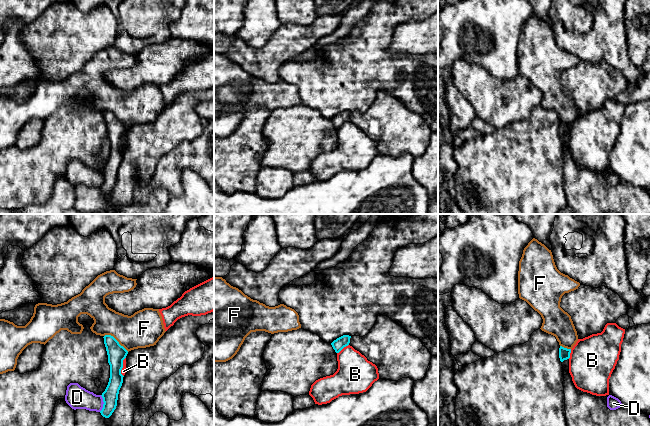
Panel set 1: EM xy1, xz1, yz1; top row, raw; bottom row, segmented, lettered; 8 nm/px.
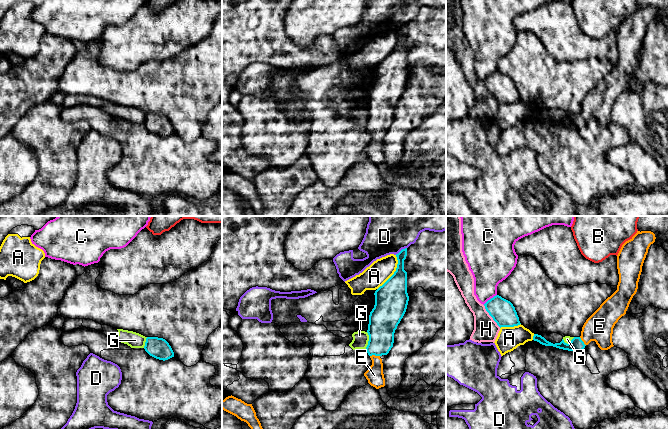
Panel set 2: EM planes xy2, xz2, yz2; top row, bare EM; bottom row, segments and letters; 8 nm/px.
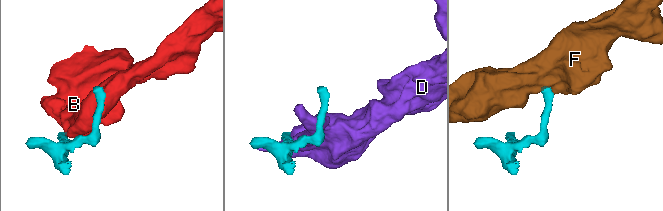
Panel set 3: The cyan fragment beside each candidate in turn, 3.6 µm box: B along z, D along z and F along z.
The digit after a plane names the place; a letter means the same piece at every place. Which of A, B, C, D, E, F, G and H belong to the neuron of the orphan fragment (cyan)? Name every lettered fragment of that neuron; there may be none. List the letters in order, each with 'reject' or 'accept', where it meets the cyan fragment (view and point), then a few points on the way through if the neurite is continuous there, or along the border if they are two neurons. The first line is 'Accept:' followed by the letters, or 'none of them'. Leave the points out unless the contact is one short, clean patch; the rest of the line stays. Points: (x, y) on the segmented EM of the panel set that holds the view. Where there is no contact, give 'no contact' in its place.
Accept: E
A: reject; contact xz2 (394, 272)
B: reject; contact xz1 (342, 348); border xz1 (348, 344), (337, 353)
C: reject; contact yz2 (490, 299)
D: reject; contact xy1 (104, 403)
E: accept; contact xz2 (374, 354); way xz2 (382, 324), (381, 341), (374, 354), (374, 375)
F: reject; contact xy1 (116, 340); border xy1 (104, 335), (111, 335), (128, 351)
G: reject; contact xz2 (369, 340); border xz2 (367, 332), (368, 344), (365, 348)
H: reject; contact yz2 (490, 315)

